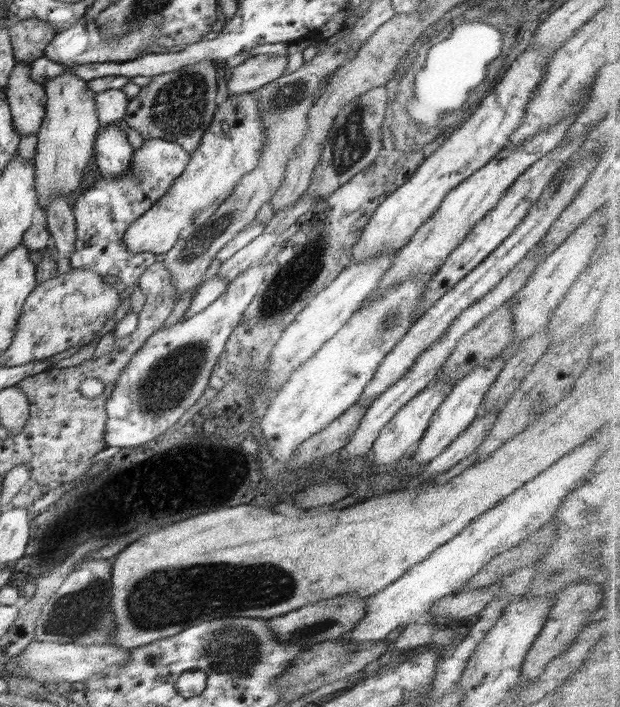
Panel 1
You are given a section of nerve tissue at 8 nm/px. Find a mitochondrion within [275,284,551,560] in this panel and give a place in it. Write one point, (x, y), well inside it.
(386, 322)

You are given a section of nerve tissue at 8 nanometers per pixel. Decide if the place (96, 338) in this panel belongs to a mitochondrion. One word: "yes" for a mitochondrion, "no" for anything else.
no

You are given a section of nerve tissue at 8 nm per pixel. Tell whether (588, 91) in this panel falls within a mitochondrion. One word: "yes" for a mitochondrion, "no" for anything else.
no

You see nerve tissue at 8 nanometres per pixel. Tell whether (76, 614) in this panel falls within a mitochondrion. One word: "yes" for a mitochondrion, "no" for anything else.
yes

